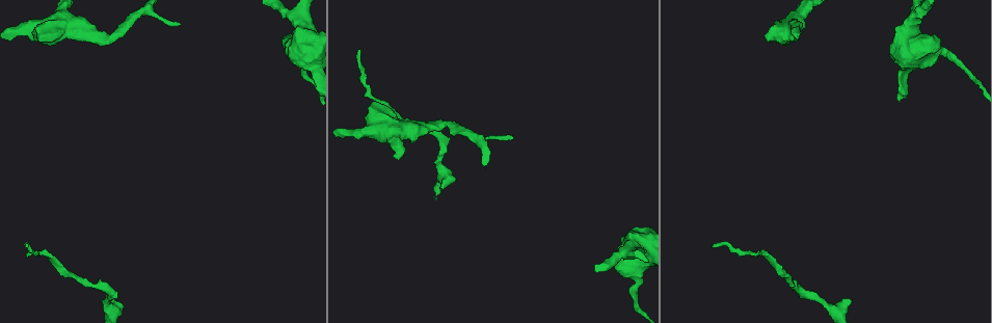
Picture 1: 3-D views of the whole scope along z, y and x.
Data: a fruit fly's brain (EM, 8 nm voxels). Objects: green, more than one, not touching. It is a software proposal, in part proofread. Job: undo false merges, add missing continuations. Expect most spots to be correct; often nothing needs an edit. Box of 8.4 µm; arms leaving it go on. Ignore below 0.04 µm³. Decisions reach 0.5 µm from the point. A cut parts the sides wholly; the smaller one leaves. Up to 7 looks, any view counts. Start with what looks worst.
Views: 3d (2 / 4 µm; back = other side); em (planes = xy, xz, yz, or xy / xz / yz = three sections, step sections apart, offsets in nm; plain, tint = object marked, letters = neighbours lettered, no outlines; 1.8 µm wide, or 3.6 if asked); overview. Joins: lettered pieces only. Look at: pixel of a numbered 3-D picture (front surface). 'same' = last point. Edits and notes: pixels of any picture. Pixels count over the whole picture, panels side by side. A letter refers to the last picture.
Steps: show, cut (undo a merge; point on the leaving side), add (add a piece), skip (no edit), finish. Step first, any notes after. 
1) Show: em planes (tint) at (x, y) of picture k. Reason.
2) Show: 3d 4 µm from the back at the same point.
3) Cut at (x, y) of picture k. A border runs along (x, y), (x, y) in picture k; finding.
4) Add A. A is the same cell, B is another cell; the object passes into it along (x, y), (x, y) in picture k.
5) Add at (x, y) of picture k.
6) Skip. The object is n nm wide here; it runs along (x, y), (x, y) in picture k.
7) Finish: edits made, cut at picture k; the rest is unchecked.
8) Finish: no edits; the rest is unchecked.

Show: em xz step 4 (letters) at (26, 246) of picture 1. Tapers out.

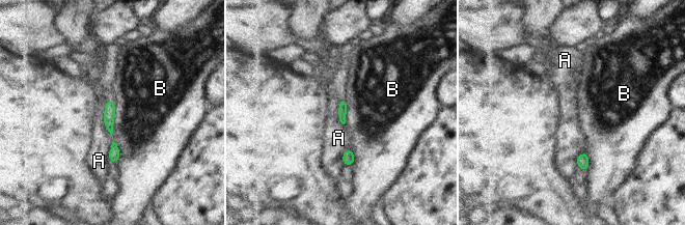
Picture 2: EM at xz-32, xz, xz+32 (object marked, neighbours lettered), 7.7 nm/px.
Skip. The longest contact is with B, 260 nm; A and B are other cells; a border runs along (337, 100), (338, 119), (344, 124) in picture 2; no lettered piece goes on from it.

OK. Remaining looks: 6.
Show: em planes (tint) at (512, 137) of picture 1. Branch stops here.

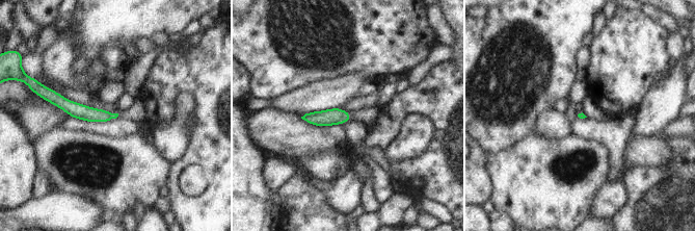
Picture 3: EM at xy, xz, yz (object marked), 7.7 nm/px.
Show: em planes (letters) at the same point.

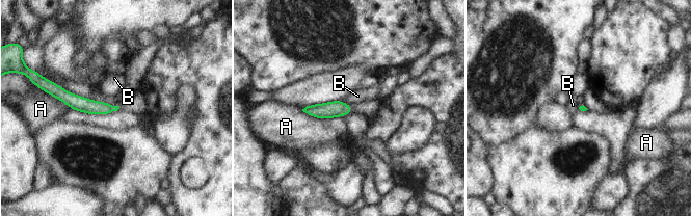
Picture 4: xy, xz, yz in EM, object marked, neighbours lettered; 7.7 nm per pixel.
Skip. A and B are other cells; no lettered piece goes on from it.

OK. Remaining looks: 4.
Show: 3d 4 µm at (303, 34) of picture 1.

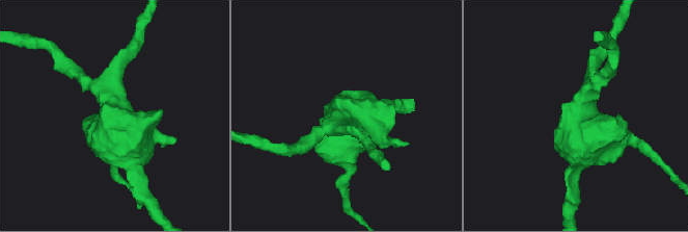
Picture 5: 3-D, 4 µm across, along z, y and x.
Show: em 3.6 µm planes (plain) at (113, 114) of picture 5. Shape alone is not enough.

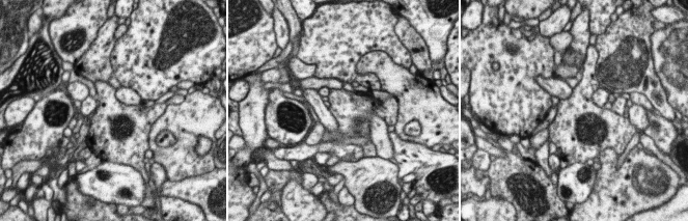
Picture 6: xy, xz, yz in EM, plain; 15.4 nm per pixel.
Show: em 3.6 µm planes (letters) at the same point.

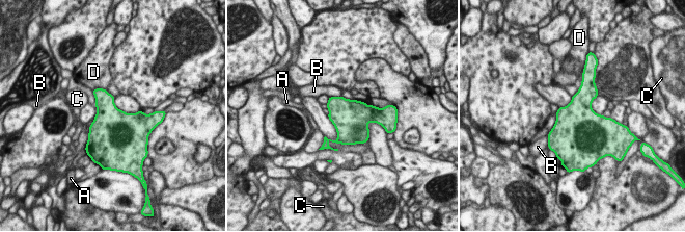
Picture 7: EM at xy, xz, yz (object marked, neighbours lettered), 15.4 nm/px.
Skip. A, B, C and D are other cells; a border runs along (340, 95), (329, 97) in picture 7; all the same neuron.

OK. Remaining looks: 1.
Finish: no edits; the rest is unchecked.

